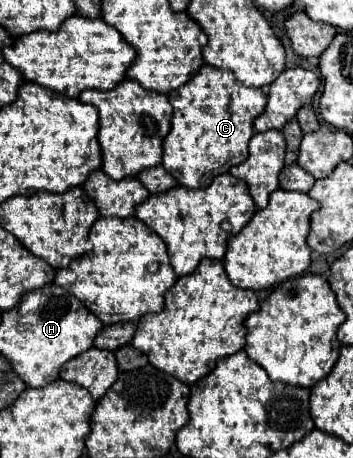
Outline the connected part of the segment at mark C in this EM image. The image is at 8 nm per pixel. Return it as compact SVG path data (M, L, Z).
M203 65L197 75L169 93L173 105L171 131L163 139L161 165L181 185L197 189L207 187L213 177L227 173L233 165L247 159L247 143L253 135L253 119L263 113L267 95L261 89L245 87L233 73Z

